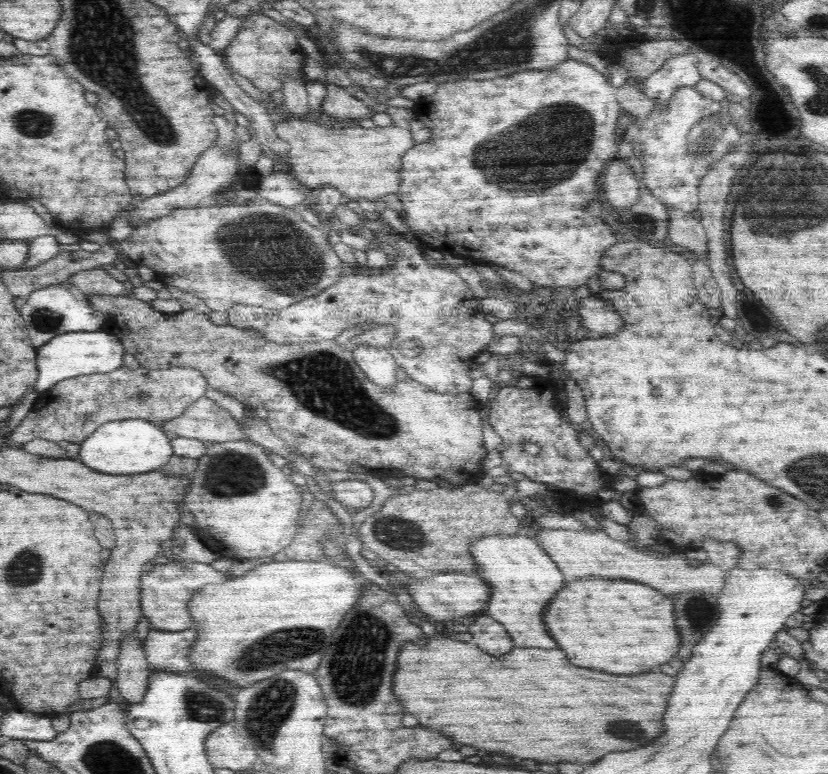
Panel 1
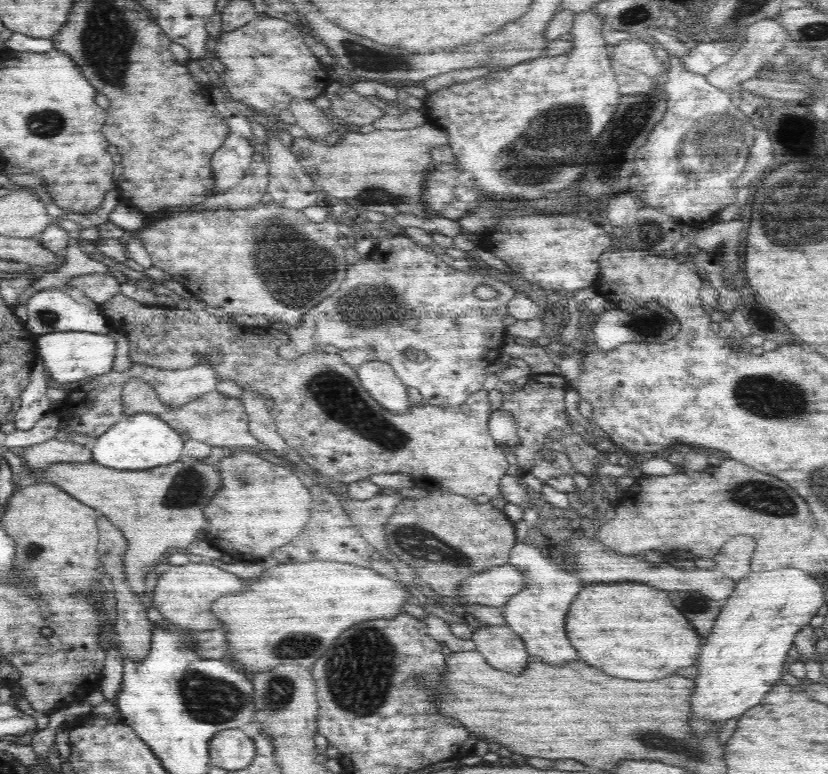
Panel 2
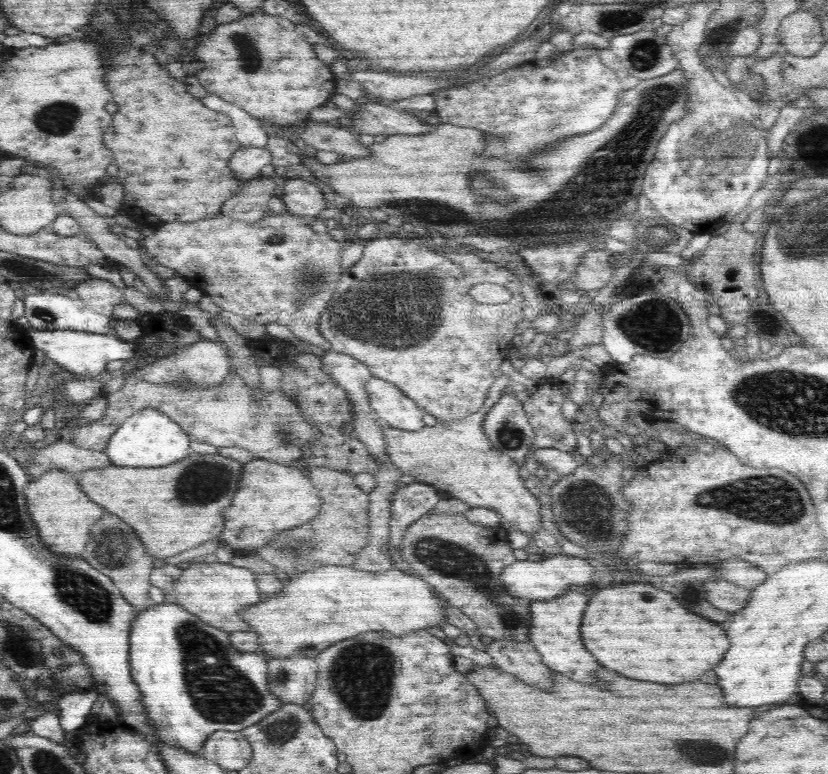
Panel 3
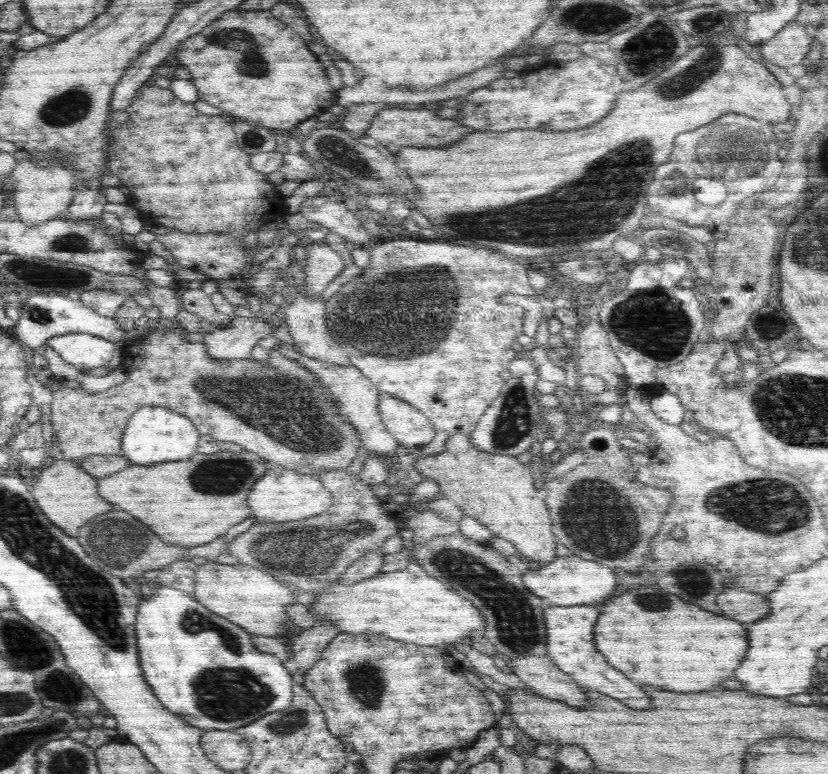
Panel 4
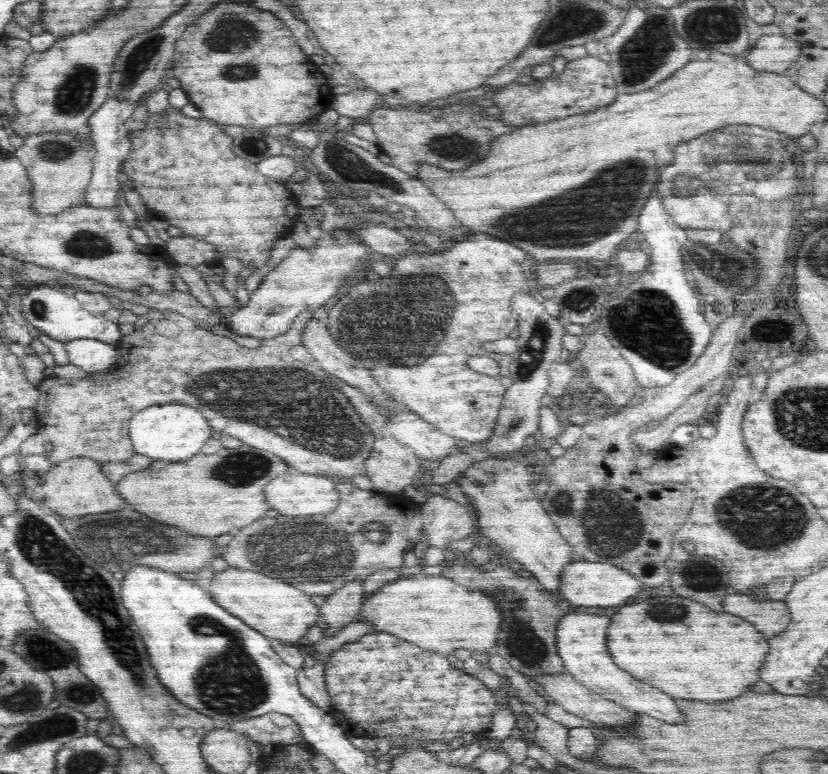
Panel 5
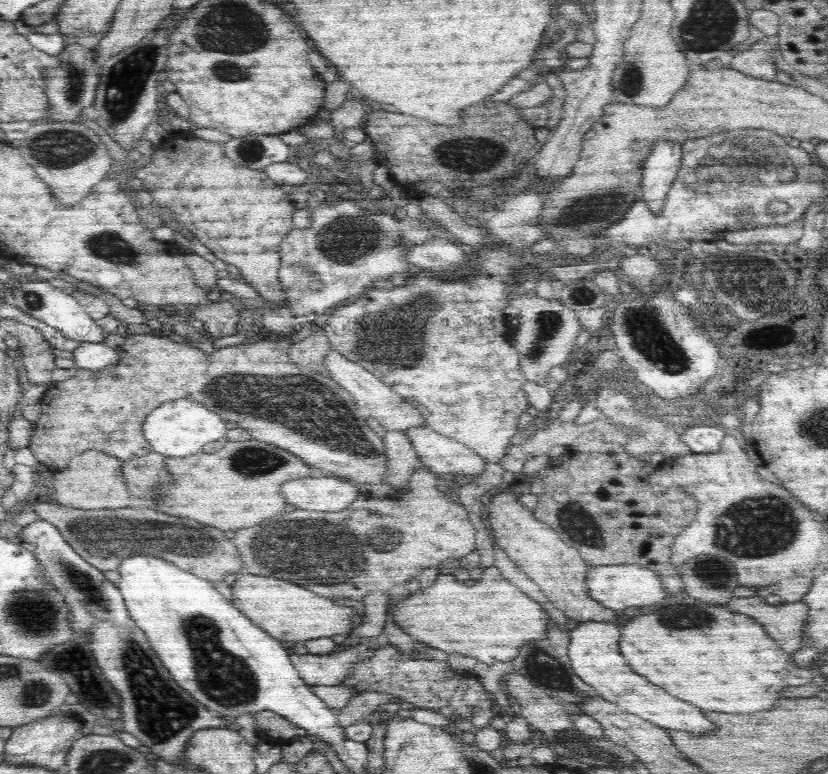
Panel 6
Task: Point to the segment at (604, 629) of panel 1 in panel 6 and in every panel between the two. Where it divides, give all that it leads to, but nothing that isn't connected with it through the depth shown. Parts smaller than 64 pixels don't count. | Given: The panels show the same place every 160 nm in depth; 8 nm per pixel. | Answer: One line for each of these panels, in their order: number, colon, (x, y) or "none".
2: (630, 630)
3: (641, 632)
4: (655, 638)
5: (682, 647)
6: (725, 662)

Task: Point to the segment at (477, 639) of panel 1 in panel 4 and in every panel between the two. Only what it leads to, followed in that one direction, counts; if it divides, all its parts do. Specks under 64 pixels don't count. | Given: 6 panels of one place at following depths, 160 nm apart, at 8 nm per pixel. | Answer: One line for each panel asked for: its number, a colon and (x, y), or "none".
2: (500, 645)
3: (520, 659)
4: (538, 672)

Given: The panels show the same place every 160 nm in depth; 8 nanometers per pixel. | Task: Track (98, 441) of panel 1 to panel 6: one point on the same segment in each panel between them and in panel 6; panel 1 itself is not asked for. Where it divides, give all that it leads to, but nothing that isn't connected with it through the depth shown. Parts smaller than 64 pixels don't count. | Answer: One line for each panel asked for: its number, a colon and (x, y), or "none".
2: (143, 441)
3: (148, 438)
4: (154, 435)
5: (174, 431)
6: (178, 428)

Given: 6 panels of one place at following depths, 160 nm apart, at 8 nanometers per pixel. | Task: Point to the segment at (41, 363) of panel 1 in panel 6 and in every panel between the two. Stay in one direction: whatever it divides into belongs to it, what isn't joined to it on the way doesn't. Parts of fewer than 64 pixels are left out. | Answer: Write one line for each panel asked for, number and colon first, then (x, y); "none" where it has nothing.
2: (69, 356)
3: (86, 354)
4: (83, 350)
5: (94, 356)
6: (93, 356)

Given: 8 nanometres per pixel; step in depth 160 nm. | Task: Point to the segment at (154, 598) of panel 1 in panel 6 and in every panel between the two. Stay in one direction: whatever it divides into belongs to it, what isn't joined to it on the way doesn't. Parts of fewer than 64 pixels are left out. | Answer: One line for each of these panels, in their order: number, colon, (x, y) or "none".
2: (184, 594)
3: (216, 593)
4: (252, 599)
5: (277, 609)
6: (288, 612)

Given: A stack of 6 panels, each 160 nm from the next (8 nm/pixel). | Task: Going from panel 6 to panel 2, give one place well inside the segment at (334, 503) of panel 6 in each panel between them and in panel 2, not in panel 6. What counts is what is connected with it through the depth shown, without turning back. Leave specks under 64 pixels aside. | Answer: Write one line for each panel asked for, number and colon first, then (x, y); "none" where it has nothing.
2: (261, 506)
3: (271, 498)
4: (283, 495)
5: (293, 493)

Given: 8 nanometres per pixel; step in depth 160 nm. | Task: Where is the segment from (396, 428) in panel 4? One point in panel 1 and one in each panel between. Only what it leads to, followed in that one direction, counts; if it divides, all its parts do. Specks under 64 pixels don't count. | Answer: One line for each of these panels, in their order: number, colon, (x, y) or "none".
1: (379, 365)
2: (378, 378)
3: (389, 403)

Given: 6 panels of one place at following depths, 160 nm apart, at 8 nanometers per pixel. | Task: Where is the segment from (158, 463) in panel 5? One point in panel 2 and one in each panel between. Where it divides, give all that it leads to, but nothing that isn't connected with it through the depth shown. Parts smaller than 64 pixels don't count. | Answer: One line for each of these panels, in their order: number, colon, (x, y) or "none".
2: (158, 510)
3: (174, 508)
4: (192, 502)

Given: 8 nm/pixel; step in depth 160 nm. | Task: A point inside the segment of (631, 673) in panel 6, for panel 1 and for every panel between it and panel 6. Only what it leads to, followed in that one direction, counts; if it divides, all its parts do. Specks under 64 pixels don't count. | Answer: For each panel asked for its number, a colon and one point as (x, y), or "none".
1: (523, 579)
2: (537, 614)
3: (555, 628)
4: (569, 629)
5: (580, 637)

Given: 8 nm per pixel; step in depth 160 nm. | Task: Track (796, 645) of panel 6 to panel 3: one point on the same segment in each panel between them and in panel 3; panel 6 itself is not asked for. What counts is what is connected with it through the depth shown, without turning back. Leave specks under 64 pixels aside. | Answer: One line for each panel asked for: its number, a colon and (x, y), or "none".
3: (724, 595)
4: (739, 604)
5: (770, 617)

